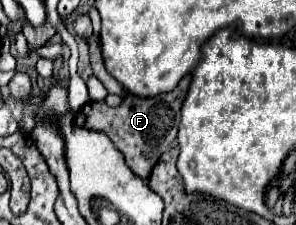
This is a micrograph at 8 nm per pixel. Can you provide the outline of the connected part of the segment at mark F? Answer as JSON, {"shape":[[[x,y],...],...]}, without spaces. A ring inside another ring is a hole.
{"shape":[[[185,75],[179,85],[165,95],[157,95],[153,99],[137,99],[137,97],[125,97],[119,107],[109,107],[103,101],[89,101],[85,103],[77,113],[75,113],[75,123],[91,129],[91,131],[101,131],[109,135],[113,145],[125,155],[125,163],[129,169],[141,177],[147,179],[157,165],[159,157],[173,145],[177,137],[177,127],[181,119],[181,105],[187,95],[187,87],[191,83],[191,75]]]}

